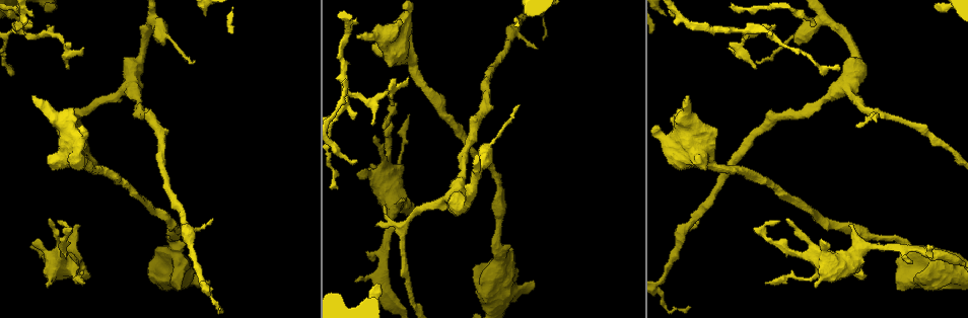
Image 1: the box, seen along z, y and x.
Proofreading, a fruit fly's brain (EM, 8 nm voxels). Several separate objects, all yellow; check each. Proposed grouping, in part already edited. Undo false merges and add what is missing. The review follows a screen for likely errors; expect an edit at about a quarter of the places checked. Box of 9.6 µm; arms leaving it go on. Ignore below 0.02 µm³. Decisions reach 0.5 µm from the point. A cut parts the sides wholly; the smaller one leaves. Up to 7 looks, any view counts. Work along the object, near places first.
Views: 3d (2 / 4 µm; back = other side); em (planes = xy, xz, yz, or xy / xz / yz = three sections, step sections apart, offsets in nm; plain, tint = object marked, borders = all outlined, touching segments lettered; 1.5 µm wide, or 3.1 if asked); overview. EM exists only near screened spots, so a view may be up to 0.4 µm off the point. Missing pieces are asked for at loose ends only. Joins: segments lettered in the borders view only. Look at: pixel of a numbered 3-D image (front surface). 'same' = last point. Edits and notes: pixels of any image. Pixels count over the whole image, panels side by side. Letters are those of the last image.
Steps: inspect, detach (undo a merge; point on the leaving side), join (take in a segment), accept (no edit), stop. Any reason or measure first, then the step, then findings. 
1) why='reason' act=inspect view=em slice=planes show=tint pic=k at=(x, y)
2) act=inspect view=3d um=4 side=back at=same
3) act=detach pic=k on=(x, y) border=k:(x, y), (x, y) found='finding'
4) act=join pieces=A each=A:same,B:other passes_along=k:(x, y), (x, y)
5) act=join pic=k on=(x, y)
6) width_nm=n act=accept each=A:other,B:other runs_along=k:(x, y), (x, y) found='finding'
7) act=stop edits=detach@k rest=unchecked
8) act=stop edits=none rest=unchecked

why='branch stops here' act=inspect view=em slice=xy step=8 show=tint pic=1 at=(210, 284)

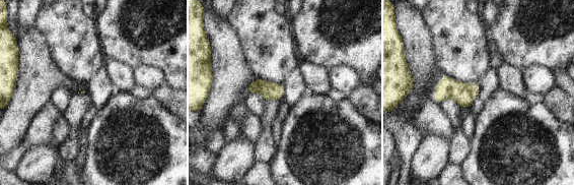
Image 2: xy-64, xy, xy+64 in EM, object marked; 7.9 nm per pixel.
why='another direction' act=inspect view=em slice=xz step=8 show=borders at=same

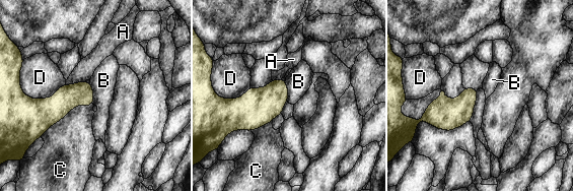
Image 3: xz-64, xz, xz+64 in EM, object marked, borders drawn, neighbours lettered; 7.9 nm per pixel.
act=accept each=A:other,B:other,C:other,D:other border=3:(285, 80), (288, 102) found='no lettered segment goes on from it'

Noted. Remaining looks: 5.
act=inspect view=em slice=planes show=tint pic=1 at=(373, 47)

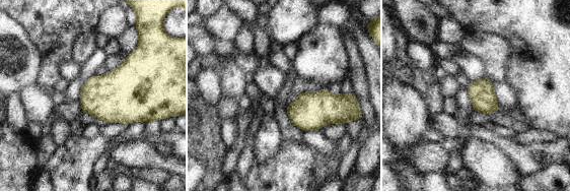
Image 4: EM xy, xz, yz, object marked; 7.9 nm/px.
why='see the neighbours' act=inspect view=em slice=planes show=borders at=same

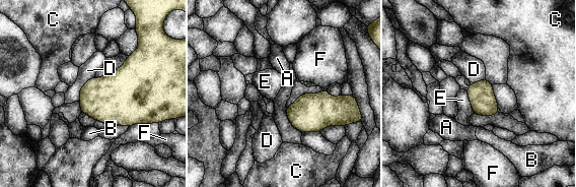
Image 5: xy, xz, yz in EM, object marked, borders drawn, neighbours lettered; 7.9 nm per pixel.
act=accept each=A:other,B:other,C:other,D:other,E:other,F:other border=5:(95, 77), (80, 88), (79, 102) found='none of them fits'

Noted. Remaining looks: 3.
why='thin end' act=inspect view=em slice=xy step=4 show=tint pic=1 at=(28, 26)

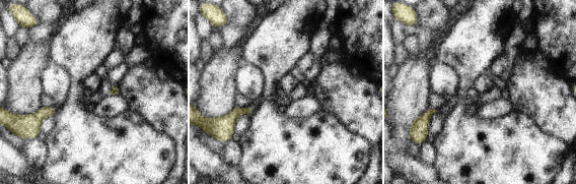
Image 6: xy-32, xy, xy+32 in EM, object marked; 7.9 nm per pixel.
act=inspect view=em slice=xz step=4 show=borders at=same

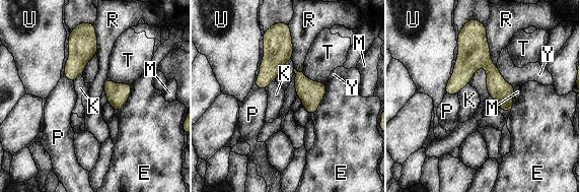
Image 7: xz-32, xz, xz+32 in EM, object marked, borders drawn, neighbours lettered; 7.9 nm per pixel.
act=accept each=E:other,K:other,M:other,P:other,R:other,T:other,U:other,Y:other border=7:(516, 86), (510, 100), (513, 103) found='none of them fits'

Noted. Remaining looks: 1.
act=stop edits=none rest=unchecked

